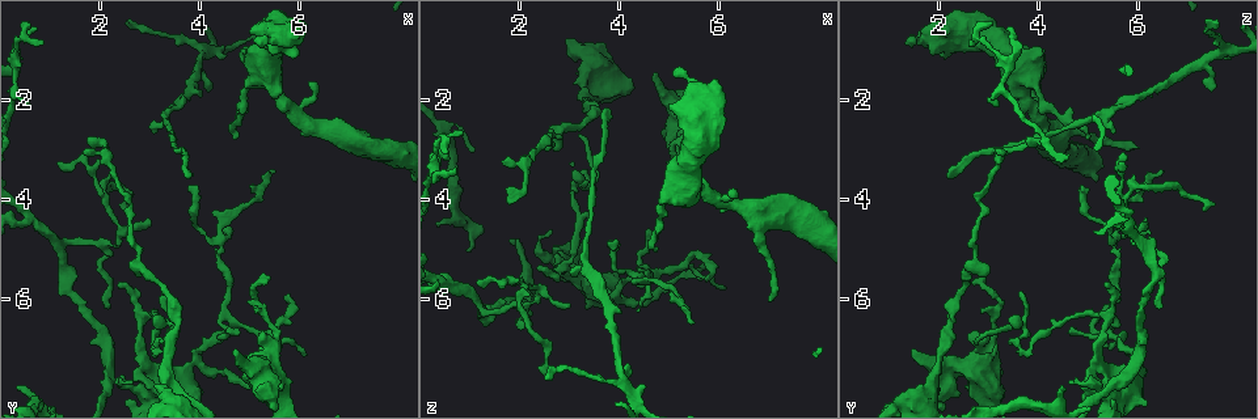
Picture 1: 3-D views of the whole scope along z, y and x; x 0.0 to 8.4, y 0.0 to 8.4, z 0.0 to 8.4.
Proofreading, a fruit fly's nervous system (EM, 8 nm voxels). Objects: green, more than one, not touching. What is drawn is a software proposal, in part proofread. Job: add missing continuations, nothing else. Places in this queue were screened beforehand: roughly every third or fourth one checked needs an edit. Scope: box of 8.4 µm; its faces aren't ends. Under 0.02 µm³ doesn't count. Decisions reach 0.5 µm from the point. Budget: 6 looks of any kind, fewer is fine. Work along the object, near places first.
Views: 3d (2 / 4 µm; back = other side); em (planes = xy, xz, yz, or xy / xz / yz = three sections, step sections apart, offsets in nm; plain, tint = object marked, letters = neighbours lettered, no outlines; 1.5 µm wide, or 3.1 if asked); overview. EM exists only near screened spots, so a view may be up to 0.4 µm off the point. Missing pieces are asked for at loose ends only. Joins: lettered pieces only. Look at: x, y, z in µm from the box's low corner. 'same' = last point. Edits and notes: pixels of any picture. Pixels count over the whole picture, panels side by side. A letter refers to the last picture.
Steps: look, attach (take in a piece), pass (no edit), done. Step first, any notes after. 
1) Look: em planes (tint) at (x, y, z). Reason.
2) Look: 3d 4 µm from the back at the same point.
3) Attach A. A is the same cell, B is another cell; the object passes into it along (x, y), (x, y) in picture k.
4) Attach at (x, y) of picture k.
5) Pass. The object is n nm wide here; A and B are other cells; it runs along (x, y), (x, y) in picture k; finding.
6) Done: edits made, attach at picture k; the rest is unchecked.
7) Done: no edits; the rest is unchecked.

Look: 3d 2 µm at (7.05, 2.95, 6.00). An open end.

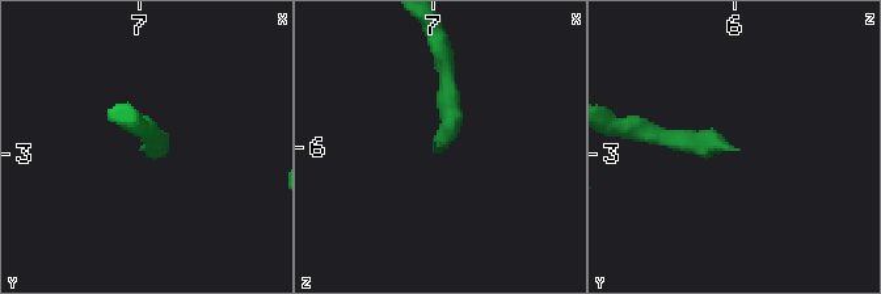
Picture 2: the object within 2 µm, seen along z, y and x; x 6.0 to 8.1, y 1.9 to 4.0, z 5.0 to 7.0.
Look: em planes (letters) at (7.02, 2.96, 6.02). Need the tissue.

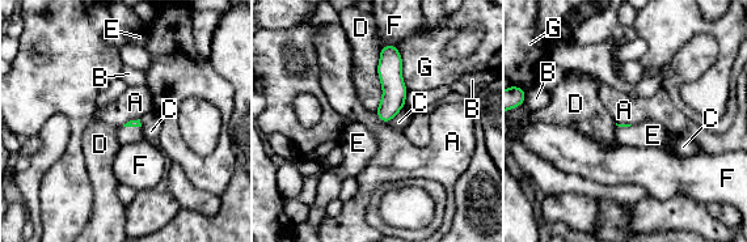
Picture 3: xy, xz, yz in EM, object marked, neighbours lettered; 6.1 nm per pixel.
Attach E. E is the same cell, A, B, C, D, F and G are other cells; the object passes into it along (133, 123), (131, 126), (126, 135) in picture 3; it goes on there.

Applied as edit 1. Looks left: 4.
Look: overview.

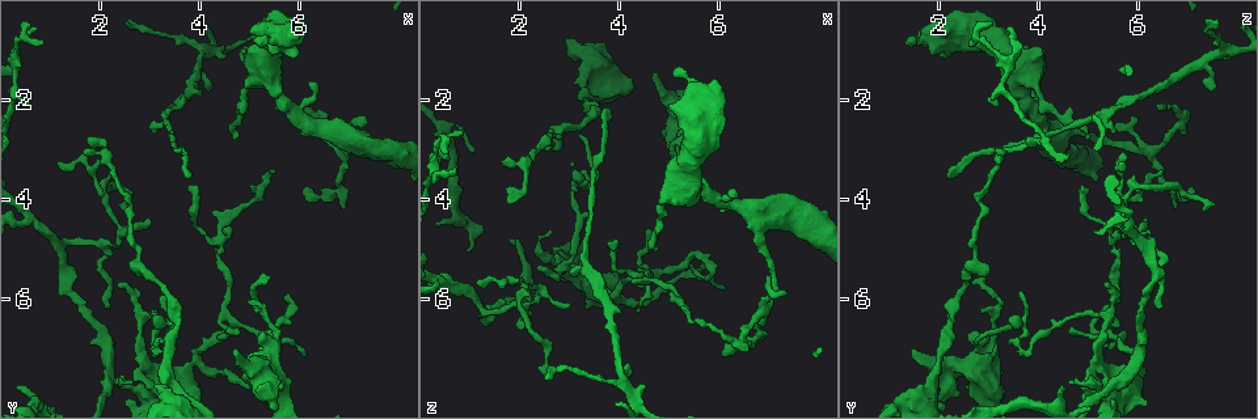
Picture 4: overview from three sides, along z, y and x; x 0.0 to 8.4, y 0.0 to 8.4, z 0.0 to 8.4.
Look: 3d 4 µm at (5.45, 3.45, 6.50). Branch stops here.

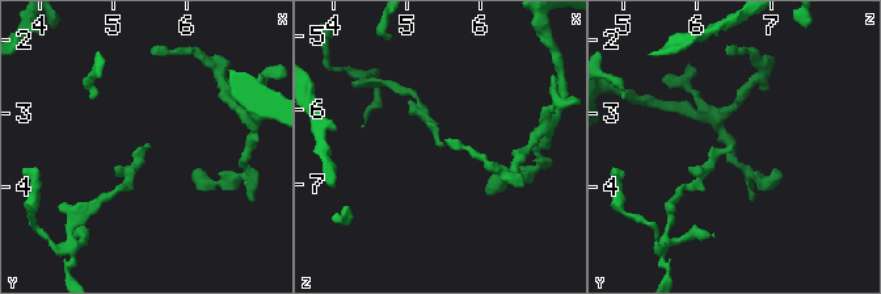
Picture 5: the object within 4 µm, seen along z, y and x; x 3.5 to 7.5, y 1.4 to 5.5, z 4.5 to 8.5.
Look: em planes (letters) at (5.45, 3.45, 6.55).

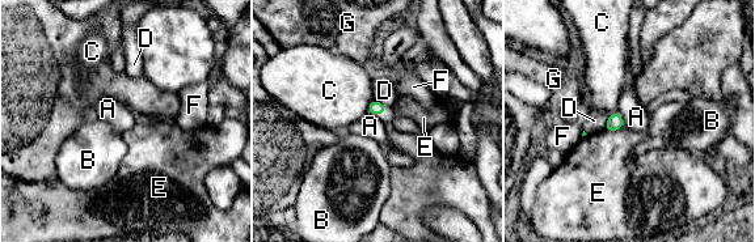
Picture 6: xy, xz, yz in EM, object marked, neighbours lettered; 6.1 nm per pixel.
Pass. The object is 80 nm wide here; A, B, C, D, E, F and G are other cells; a border runs along (367, 111), (375, 115) in picture 6; none of them fits.

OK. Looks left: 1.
Done: edits made, attach at picture 3; the rest is unchecked.

